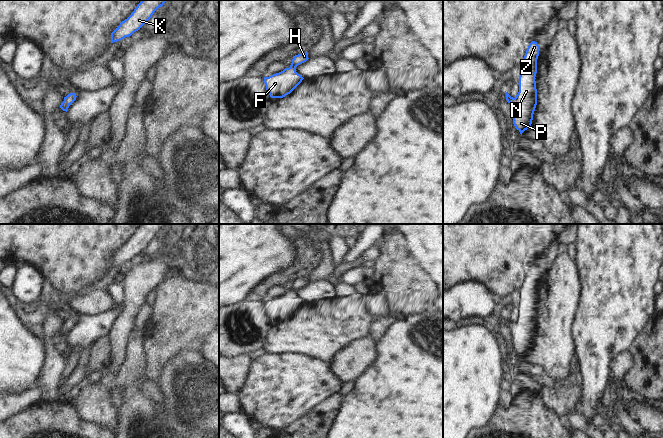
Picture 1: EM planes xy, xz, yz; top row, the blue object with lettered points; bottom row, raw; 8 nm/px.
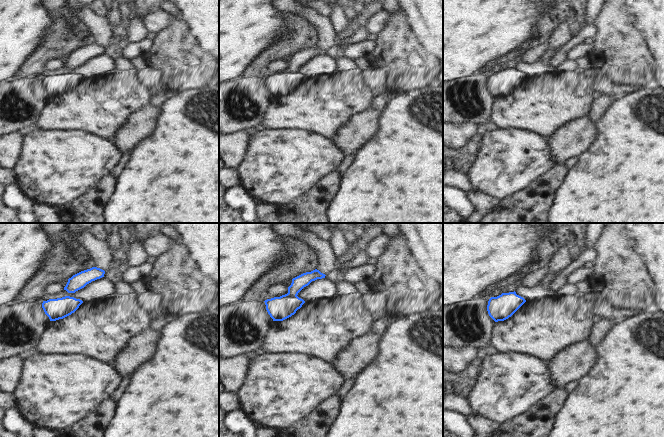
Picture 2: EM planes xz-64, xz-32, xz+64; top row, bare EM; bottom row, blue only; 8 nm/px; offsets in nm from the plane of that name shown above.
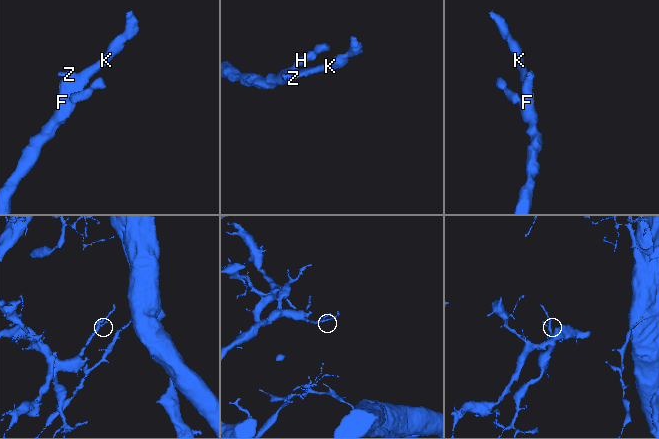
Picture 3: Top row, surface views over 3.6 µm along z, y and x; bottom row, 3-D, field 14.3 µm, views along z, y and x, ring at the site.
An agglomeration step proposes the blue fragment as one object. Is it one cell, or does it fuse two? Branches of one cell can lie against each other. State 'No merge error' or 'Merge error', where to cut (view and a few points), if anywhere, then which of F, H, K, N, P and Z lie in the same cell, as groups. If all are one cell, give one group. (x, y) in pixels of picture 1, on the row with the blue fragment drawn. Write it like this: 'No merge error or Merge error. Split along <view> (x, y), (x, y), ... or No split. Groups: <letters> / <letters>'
No merge error. No split. Groups: F H K N P Z

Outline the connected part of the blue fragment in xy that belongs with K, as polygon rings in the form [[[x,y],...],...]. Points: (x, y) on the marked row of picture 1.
[[[142,0],[131,15],[111,33],[111,43],[129,37],[138,31],[165,2],[166,0]]]

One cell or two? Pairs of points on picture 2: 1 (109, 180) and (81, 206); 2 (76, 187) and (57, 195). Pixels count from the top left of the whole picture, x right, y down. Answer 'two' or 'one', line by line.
1: one
2: one

